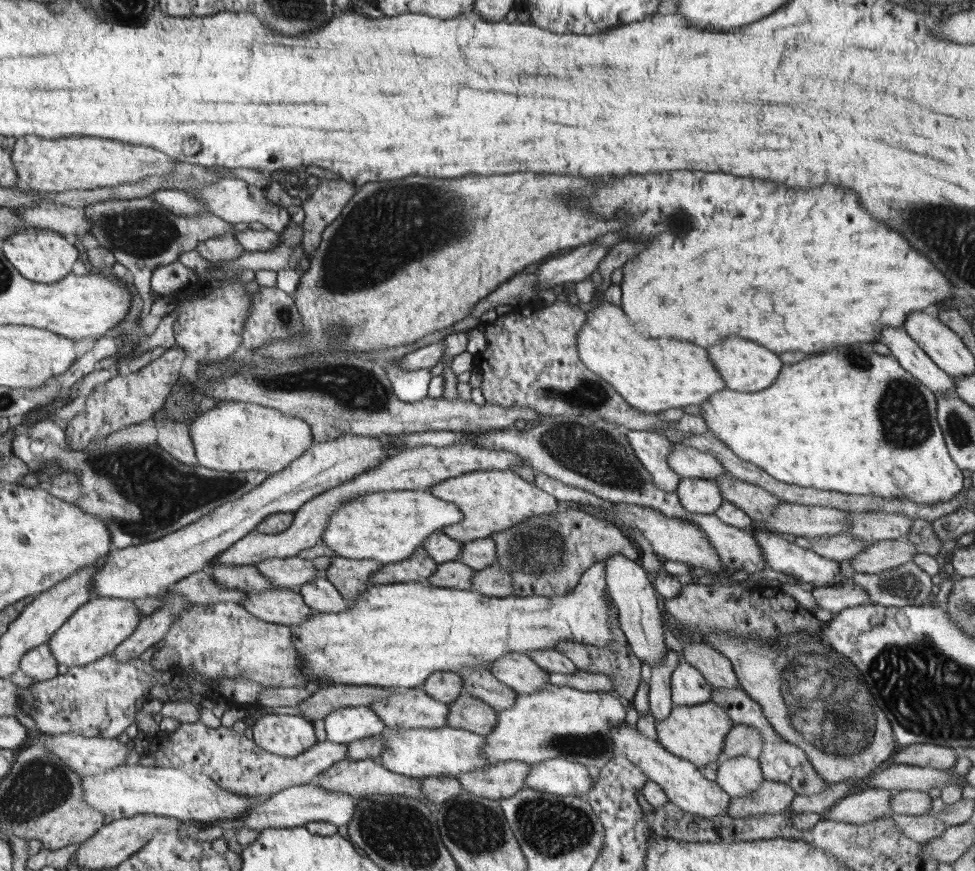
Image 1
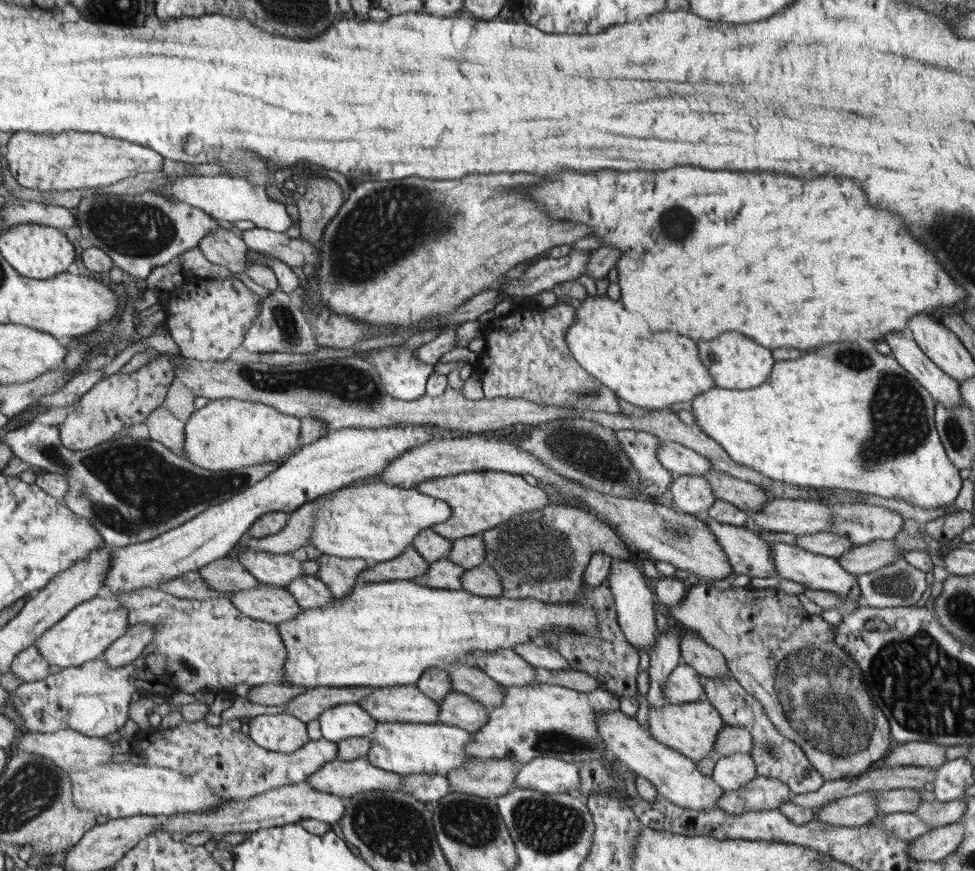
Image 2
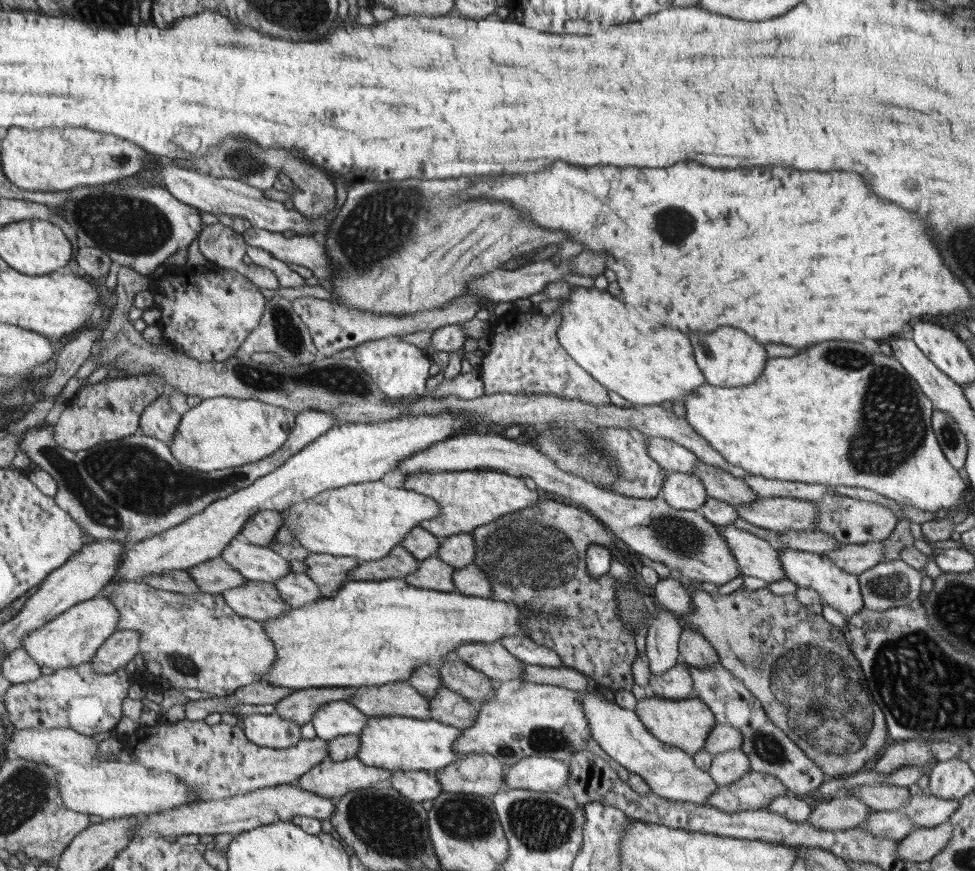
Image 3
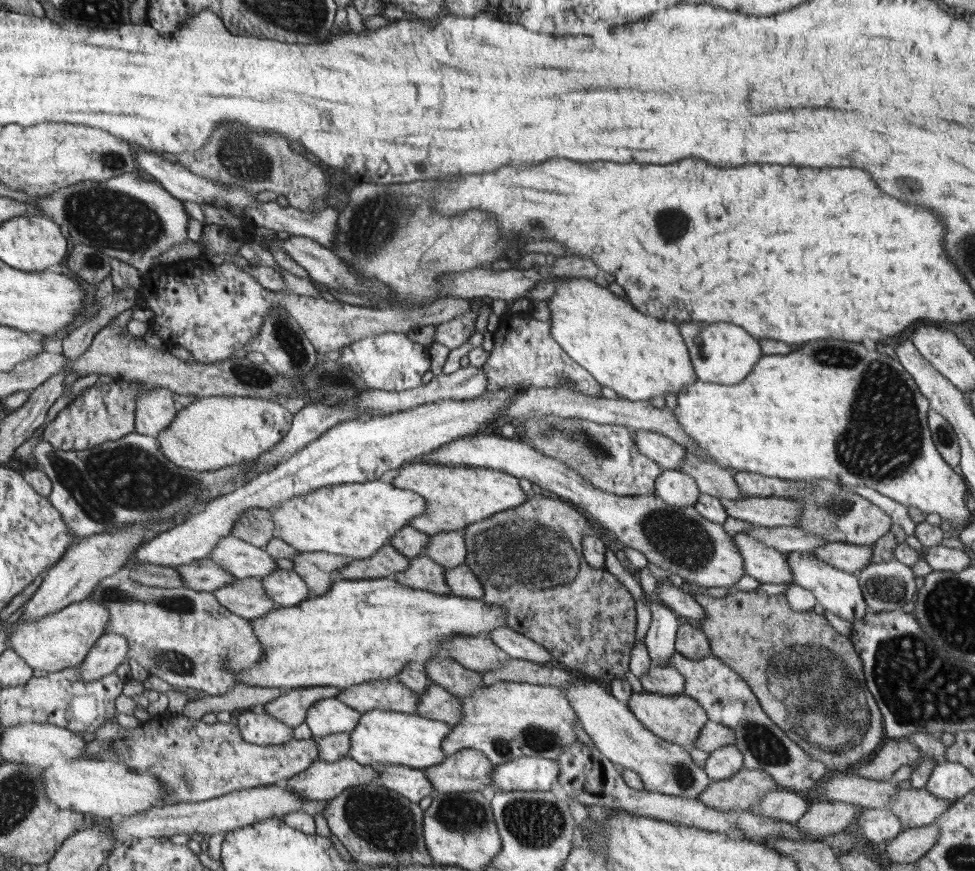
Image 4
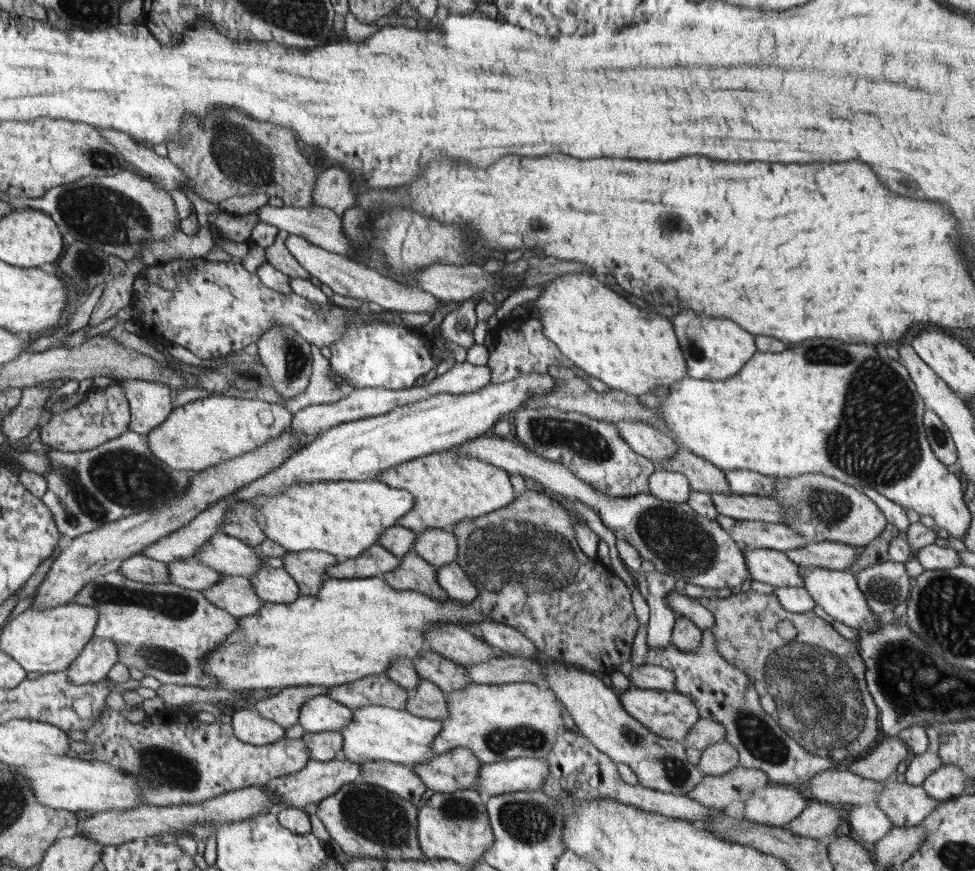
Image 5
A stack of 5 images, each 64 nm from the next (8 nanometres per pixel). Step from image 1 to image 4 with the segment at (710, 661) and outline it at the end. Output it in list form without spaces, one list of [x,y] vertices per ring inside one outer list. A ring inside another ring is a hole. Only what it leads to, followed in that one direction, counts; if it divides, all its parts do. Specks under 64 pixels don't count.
[[[681,620],[677,628],[675,650],[689,660],[701,660],[711,654],[711,644],[705,638],[705,634],[697,628],[697,624],[689,620]]]

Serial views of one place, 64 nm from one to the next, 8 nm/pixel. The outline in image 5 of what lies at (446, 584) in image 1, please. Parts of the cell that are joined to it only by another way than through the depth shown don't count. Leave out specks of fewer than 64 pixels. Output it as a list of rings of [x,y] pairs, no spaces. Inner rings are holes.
[[[407,552],[405,556],[399,556],[399,560],[401,564],[397,570],[381,576],[393,590],[421,592],[439,602],[447,600],[447,594],[437,586],[437,568],[433,564],[427,564],[415,552]]]

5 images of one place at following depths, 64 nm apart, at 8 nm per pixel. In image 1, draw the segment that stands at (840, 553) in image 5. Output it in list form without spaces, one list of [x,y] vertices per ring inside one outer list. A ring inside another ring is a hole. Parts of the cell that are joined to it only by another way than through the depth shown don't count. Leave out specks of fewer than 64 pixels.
[[[883,540],[869,544],[861,554],[851,558],[851,566],[861,574],[879,574],[883,570],[891,570],[903,566],[915,558],[915,548],[909,540]]]

